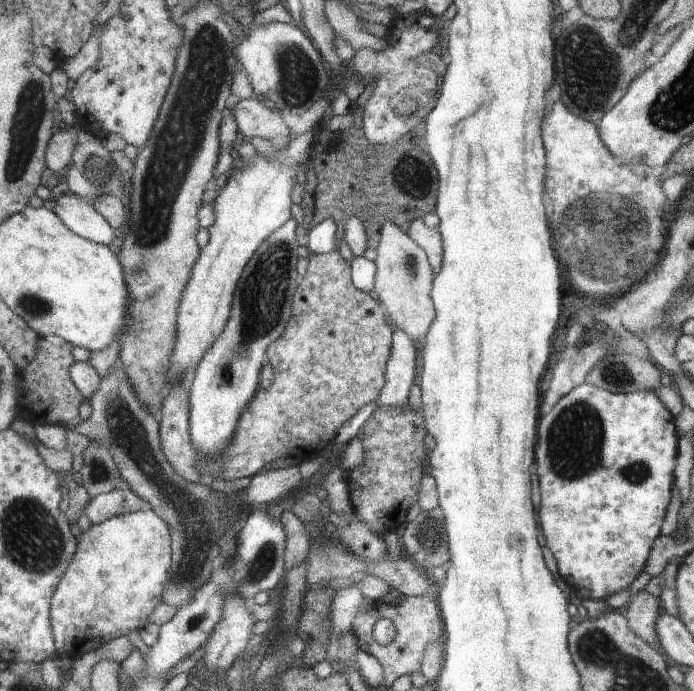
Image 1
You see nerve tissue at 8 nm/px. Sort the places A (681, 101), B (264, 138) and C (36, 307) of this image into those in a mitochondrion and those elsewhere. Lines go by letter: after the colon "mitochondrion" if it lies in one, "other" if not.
A: mitochondrion
B: other
C: mitochondrion

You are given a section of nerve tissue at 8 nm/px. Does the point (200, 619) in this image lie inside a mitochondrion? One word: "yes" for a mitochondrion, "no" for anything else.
yes

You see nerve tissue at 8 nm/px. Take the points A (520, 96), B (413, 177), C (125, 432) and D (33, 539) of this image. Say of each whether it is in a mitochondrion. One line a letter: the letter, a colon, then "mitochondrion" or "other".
A: other
B: mitochondrion
C: mitochondrion
D: mitochondrion

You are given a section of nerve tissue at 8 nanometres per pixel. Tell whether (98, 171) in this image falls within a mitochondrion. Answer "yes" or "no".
yes

